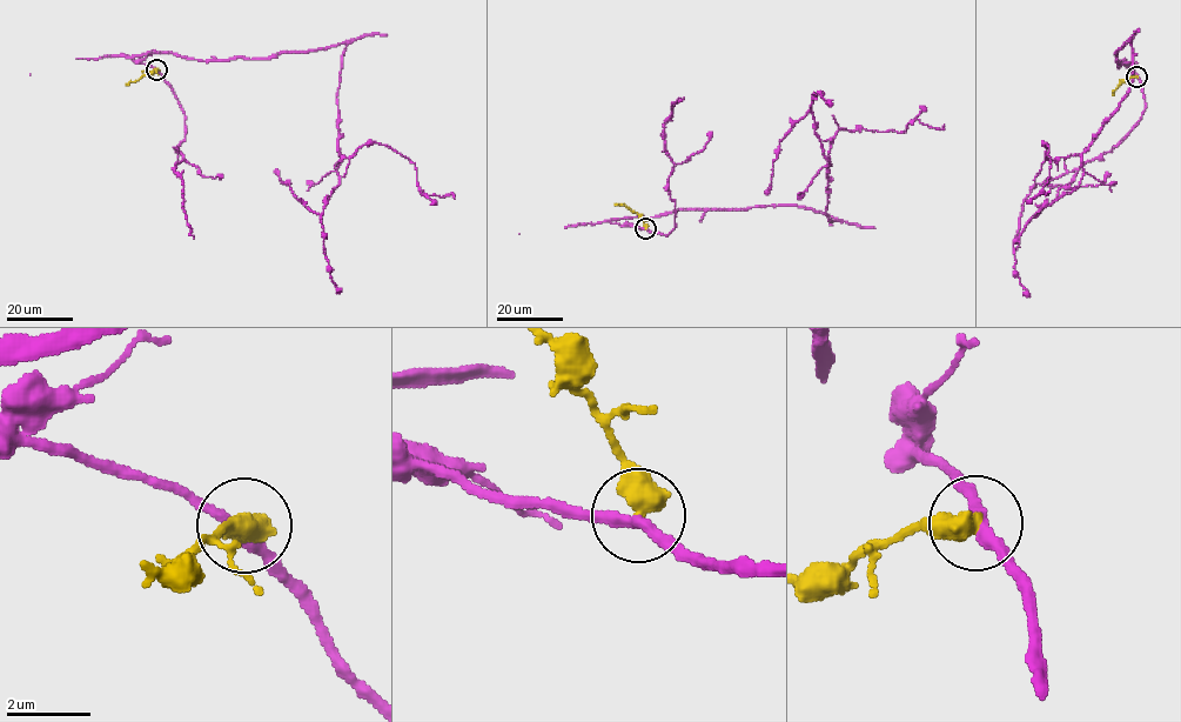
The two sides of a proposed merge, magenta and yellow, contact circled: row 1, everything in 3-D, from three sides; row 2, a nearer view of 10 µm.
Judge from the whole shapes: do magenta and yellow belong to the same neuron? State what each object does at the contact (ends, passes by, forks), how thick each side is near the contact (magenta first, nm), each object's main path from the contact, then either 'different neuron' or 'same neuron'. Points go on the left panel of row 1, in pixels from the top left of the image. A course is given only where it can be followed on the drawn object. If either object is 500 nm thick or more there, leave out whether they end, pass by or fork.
280 nm thick on the magenta side, 650 nm on the other; magenta runs (156, 68), (121, 54), (228, 60), (346, 42), (336, 95), (339, 182), (323, 212), (310, 209), (276, 171); yellow runs (156, 68), (126, 85); different neuron

